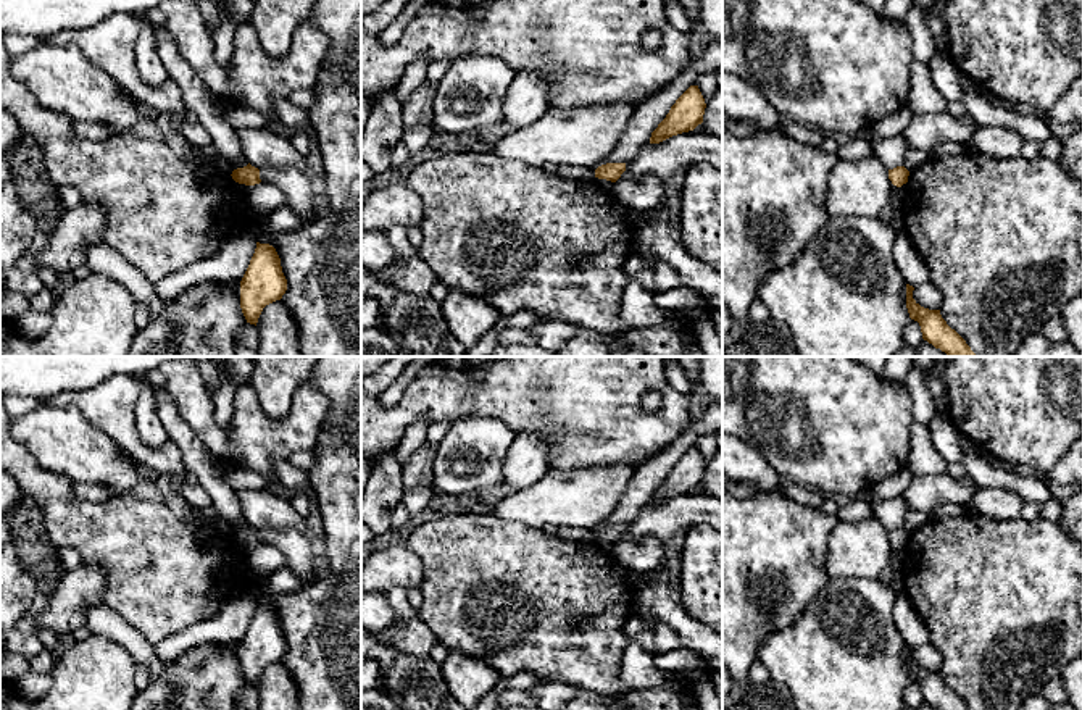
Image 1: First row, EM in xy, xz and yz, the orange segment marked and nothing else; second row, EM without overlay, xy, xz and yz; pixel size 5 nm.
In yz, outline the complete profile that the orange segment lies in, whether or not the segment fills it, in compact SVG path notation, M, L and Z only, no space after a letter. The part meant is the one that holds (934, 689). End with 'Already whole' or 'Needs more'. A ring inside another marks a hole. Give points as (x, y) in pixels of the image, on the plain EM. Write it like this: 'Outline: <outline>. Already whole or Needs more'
Outline: M906 645L906 670L909 679L921 687L922 700L935 710L971 710L966 702L942 679L940 671L921 668L913 660L914 649Z. Already whole

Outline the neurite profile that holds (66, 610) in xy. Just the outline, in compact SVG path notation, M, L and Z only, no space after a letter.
M81 563L65 571L47 607L37 615L37 629L63 634L85 626L87 610L102 600L105 587L106 571L100 566Z

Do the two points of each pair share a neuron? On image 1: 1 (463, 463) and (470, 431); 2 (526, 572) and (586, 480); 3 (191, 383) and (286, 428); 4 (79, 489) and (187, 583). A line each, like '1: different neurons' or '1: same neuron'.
1: same neuron
2: different neurons
3: same neuron
4: different neurons

